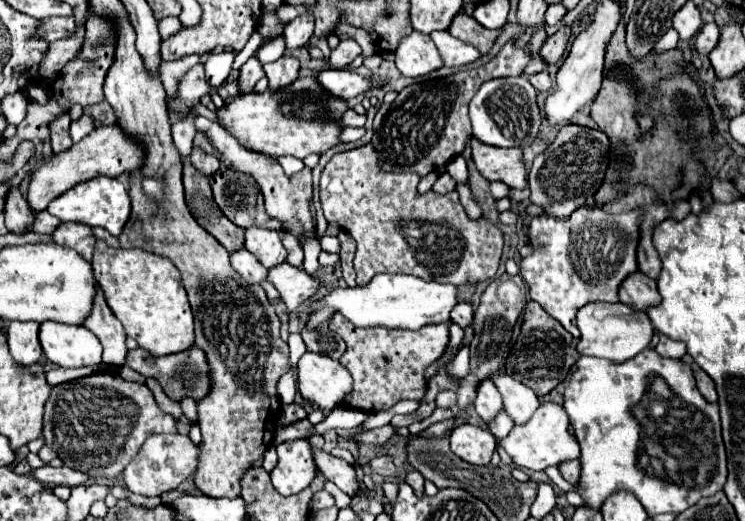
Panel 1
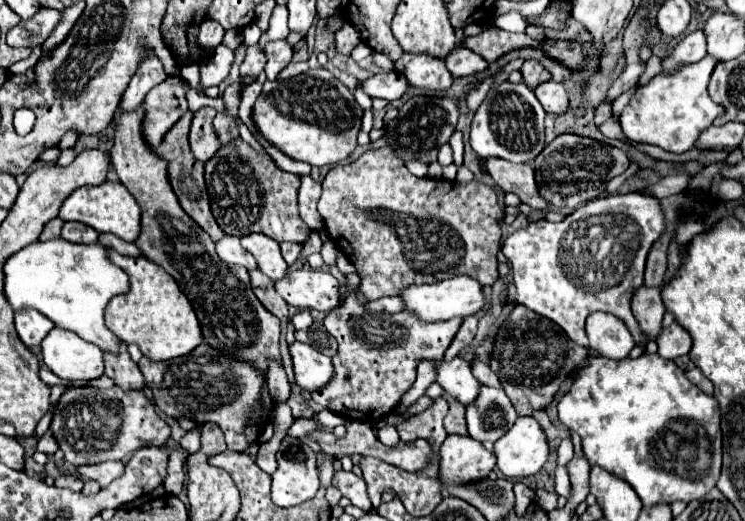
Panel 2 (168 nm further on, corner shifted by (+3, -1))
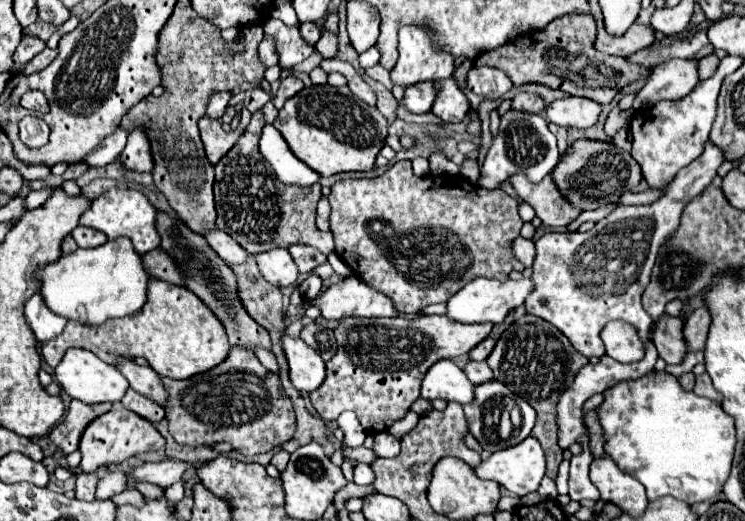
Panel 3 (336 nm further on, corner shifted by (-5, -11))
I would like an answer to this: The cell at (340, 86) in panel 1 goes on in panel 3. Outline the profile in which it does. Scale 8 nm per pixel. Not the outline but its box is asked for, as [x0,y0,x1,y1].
[399,82,435,114]

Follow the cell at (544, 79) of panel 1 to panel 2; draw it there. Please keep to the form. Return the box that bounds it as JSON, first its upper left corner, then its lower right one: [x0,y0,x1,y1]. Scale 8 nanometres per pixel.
[535,82,569,116]

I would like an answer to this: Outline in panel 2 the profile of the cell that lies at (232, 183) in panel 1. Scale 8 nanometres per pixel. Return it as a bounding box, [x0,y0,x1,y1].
[205,140,313,244]

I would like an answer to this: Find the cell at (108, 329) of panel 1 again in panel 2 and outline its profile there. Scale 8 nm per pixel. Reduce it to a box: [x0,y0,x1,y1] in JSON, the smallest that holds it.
[105,342,145,392]

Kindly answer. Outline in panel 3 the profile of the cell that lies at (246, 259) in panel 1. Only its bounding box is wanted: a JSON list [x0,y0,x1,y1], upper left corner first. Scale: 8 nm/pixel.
[205,228,249,264]

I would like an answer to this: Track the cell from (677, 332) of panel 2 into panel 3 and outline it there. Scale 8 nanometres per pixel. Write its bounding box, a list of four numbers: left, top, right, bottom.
[683,306,711,352]

